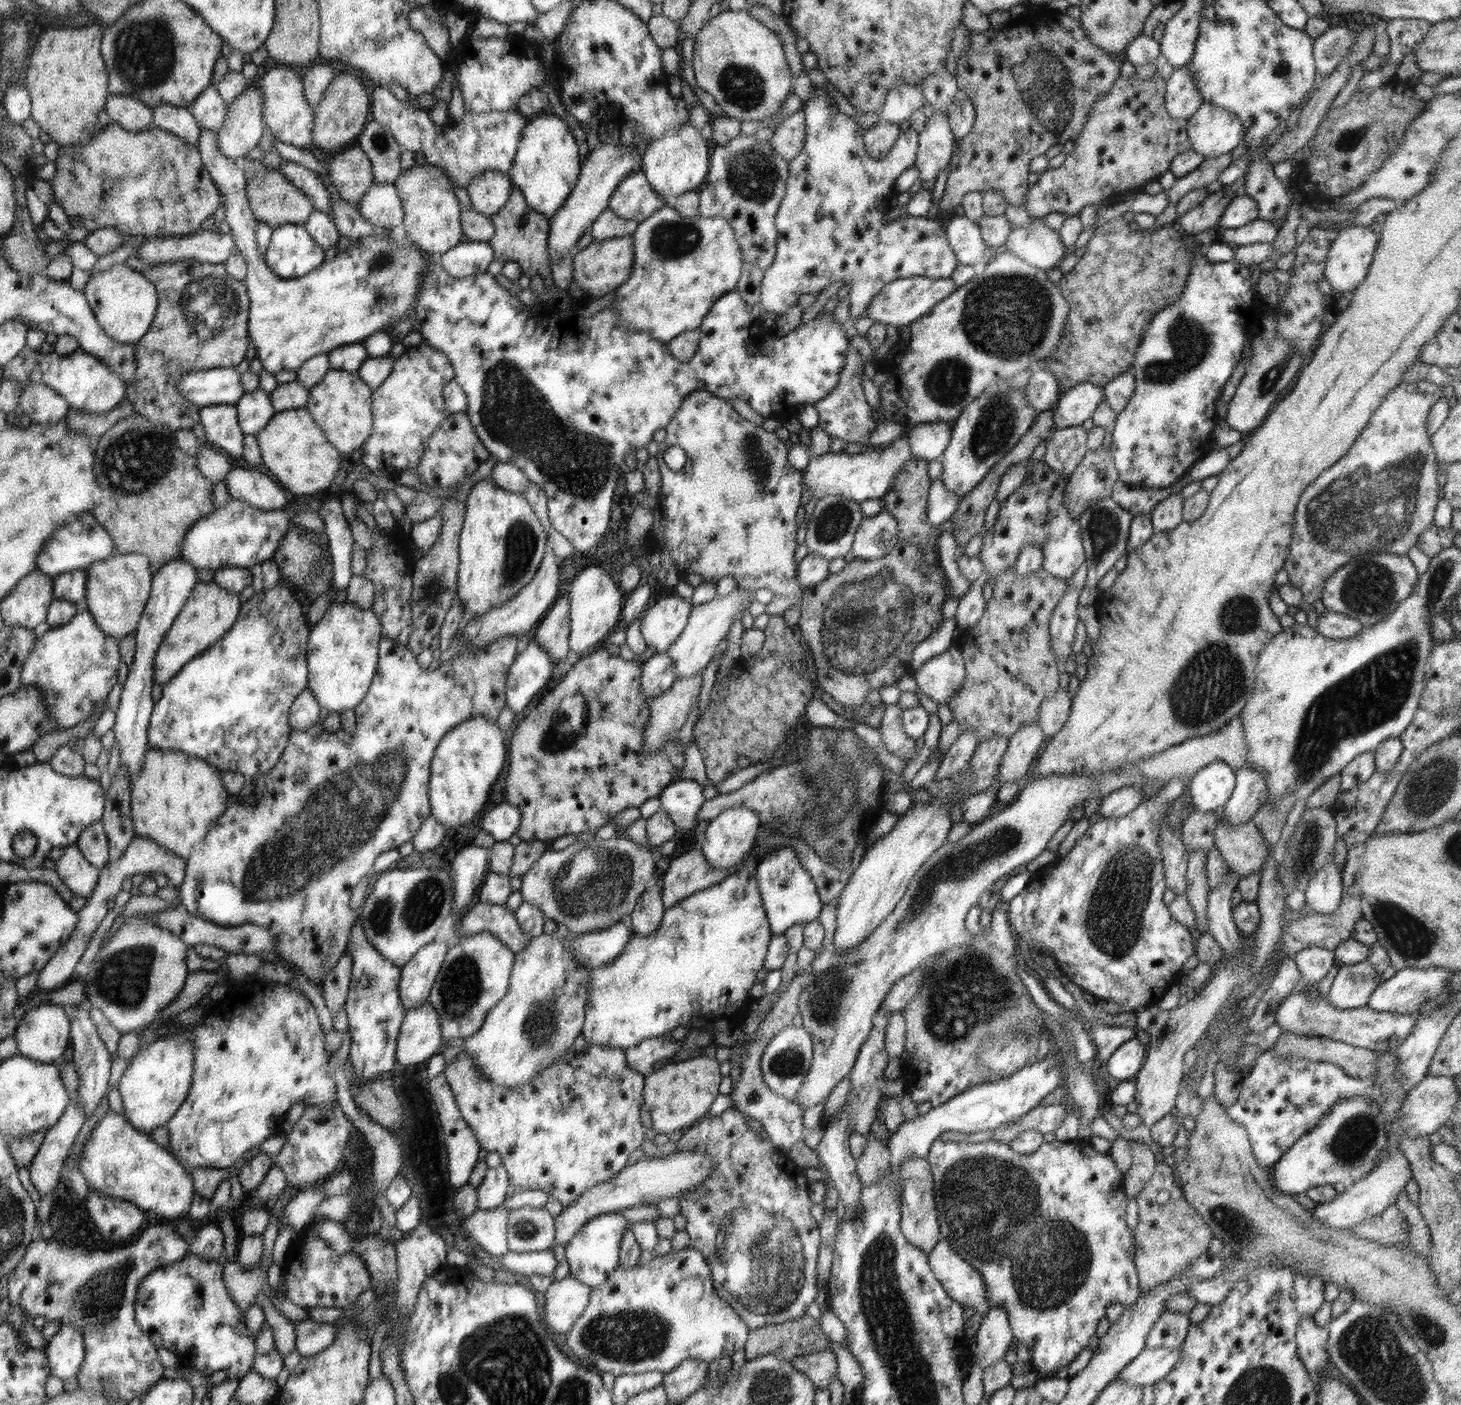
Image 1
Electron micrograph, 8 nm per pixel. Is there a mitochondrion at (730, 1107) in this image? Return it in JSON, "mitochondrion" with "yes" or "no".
{"mitochondrion":"no"}

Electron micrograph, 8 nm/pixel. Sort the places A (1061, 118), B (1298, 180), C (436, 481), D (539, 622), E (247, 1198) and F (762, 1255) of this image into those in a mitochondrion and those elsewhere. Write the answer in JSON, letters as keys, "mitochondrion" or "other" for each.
{"A":"mitochondrion","B":"other","C":"other","D":"other","E":"other","F":"mitochondrion"}

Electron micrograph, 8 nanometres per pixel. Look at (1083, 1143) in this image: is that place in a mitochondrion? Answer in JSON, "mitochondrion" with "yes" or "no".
{"mitochondrion":"no"}

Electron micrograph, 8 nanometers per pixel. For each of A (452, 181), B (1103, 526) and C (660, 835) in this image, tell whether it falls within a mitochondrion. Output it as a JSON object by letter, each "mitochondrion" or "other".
{"A":"other","B":"mitochondrion","C":"other"}

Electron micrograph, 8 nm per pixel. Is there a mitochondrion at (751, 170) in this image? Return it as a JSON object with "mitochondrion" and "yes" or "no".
{"mitochondrion":"yes"}

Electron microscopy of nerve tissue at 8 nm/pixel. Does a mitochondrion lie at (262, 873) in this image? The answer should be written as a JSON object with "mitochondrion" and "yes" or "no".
{"mitochondrion":"yes"}

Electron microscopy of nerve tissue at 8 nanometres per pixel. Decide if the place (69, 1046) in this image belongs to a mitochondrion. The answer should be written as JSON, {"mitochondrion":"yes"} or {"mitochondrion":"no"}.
{"mitochondrion":"no"}

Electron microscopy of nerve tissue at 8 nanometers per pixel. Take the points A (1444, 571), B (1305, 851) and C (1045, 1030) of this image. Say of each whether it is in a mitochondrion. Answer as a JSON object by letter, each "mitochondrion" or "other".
{"A":"mitochondrion","B":"mitochondrion","C":"other"}

